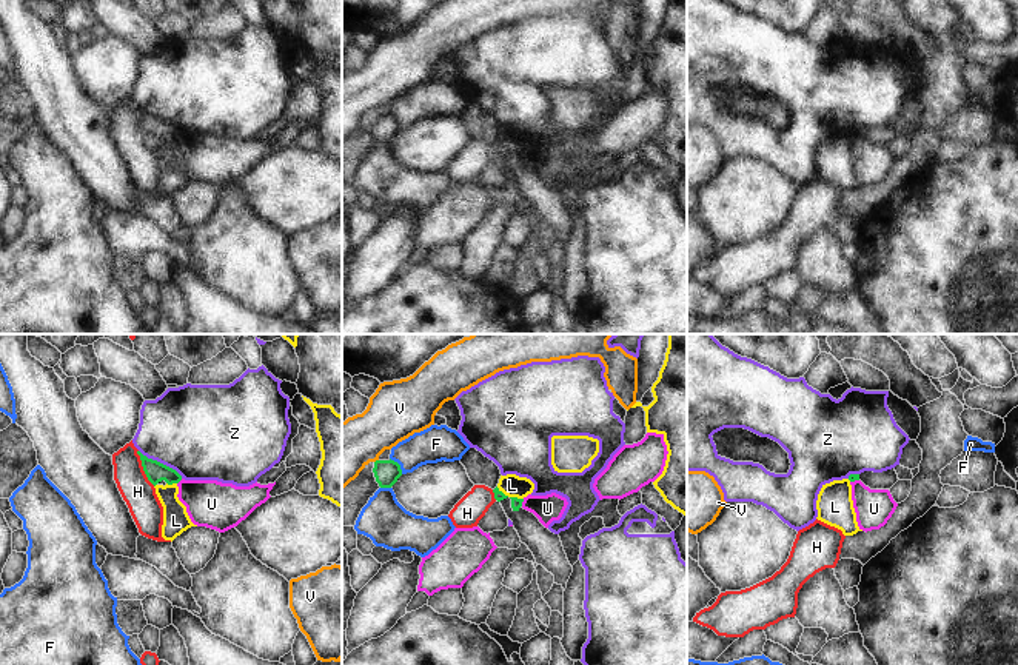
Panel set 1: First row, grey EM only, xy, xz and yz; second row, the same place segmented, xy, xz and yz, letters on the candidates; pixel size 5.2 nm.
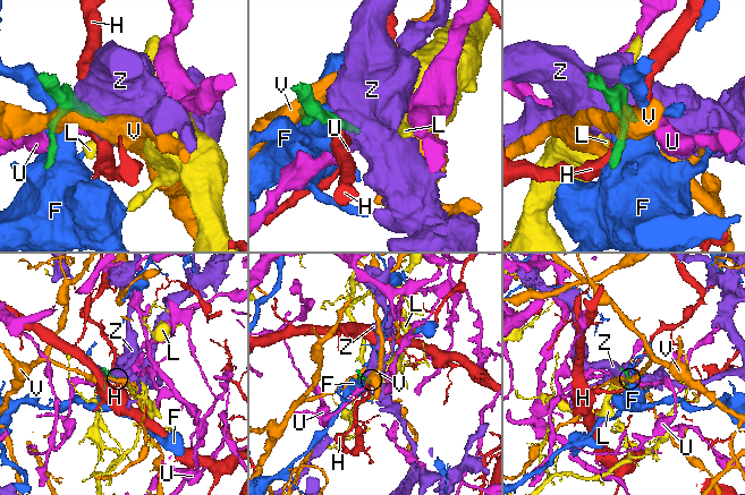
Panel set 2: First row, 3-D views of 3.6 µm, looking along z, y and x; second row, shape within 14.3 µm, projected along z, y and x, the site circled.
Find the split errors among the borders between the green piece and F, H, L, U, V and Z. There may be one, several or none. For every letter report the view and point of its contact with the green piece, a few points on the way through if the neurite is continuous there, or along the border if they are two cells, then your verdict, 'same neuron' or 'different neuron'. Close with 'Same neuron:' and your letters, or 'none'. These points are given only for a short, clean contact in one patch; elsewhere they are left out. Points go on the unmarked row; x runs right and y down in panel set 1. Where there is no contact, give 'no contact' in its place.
F: xz (399, 120) | different neuron
H: xy (143, 123) | along xy (137, 105), (142, 125), (154, 140) | different neuron
L: xy (171, 139) | along xy (167, 137), (176, 139) | different neuron
U: xy (179, 136) | along xy (182, 134), (177, 139) | different neuron
V: xz (376, 116) | along xz (378, 114), (375, 117) | different neuron
Z: xy (159, 117) | different neuron
Same neuron: none

